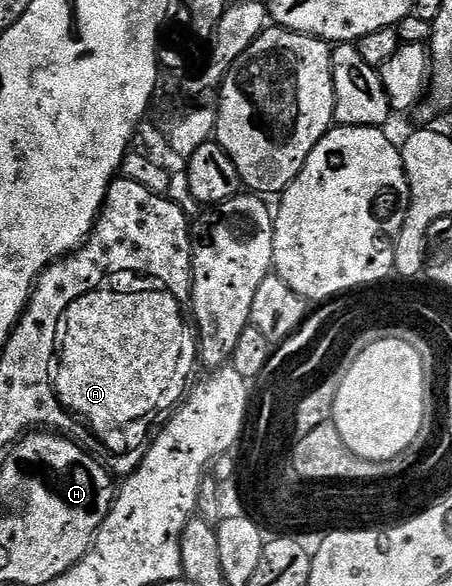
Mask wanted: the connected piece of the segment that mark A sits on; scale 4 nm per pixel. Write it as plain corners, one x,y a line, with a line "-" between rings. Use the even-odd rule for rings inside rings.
162,289
157,294
135,296
88,292
71,302
59,318
51,369
54,392
62,407
76,417
81,416
112,455
128,451
123,428
156,410
181,366
185,324
180,304
178,297

